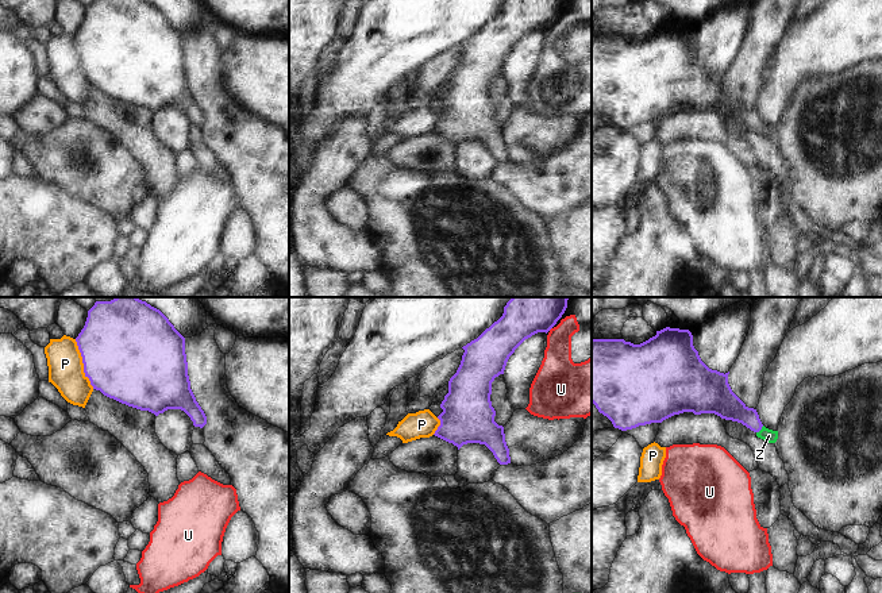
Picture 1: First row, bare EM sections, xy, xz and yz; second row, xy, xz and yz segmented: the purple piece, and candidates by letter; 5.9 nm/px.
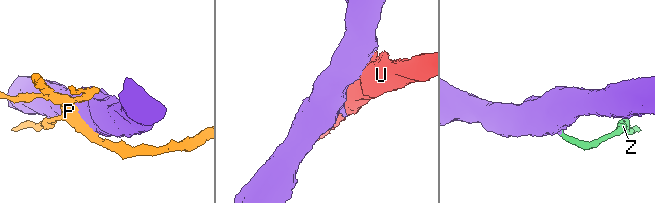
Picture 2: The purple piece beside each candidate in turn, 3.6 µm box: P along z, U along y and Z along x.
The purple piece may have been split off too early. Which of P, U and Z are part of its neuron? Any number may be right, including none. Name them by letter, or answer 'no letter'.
Z

